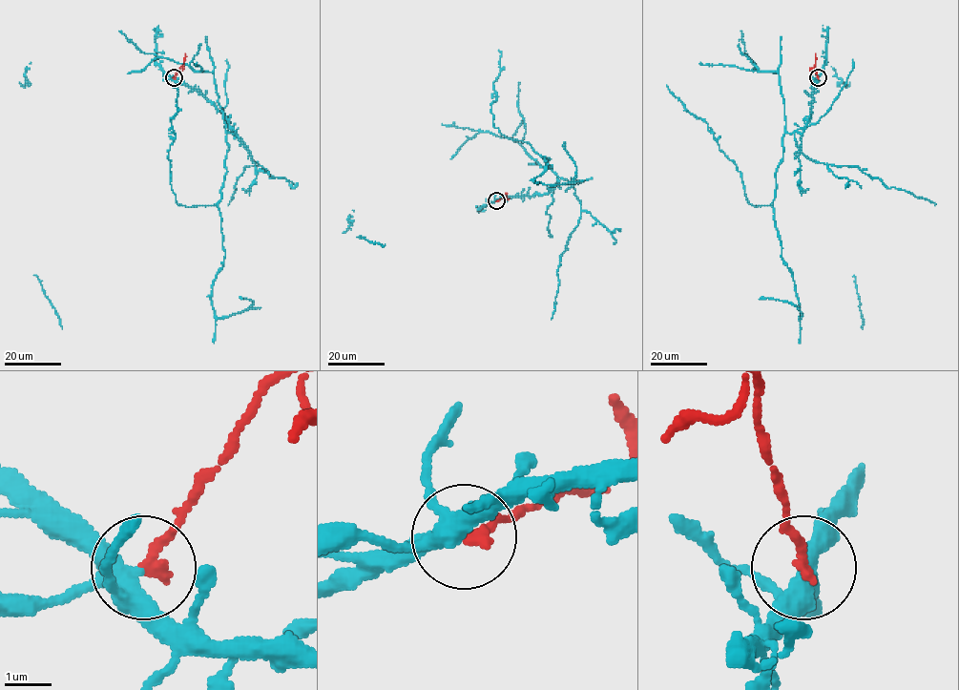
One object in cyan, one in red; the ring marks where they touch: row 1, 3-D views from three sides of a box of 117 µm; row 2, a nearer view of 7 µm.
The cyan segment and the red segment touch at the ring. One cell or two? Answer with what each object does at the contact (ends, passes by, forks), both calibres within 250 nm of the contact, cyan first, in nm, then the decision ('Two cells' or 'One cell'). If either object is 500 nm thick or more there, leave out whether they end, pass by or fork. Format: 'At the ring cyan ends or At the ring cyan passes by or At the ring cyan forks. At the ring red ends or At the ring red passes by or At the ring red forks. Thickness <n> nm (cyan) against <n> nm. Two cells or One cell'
At the ring cyan forks. At the ring red ends. Thickness 320 nm (cyan) against 240 nm. Two cells

